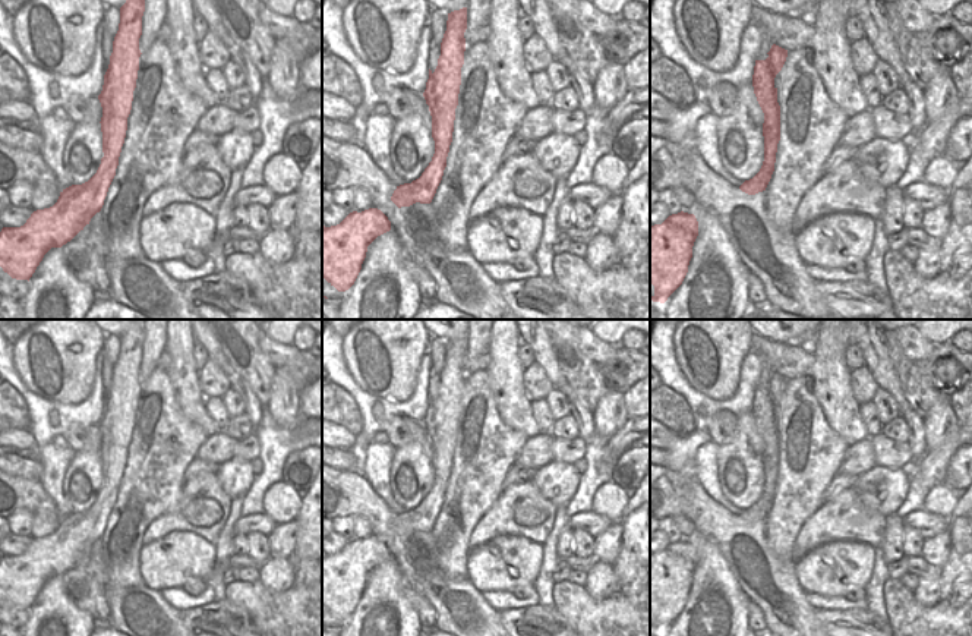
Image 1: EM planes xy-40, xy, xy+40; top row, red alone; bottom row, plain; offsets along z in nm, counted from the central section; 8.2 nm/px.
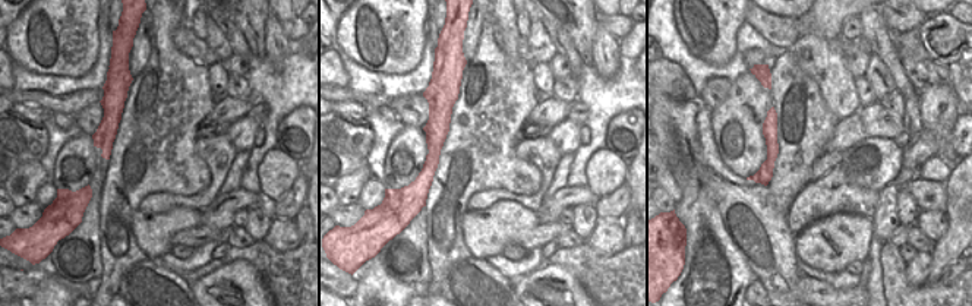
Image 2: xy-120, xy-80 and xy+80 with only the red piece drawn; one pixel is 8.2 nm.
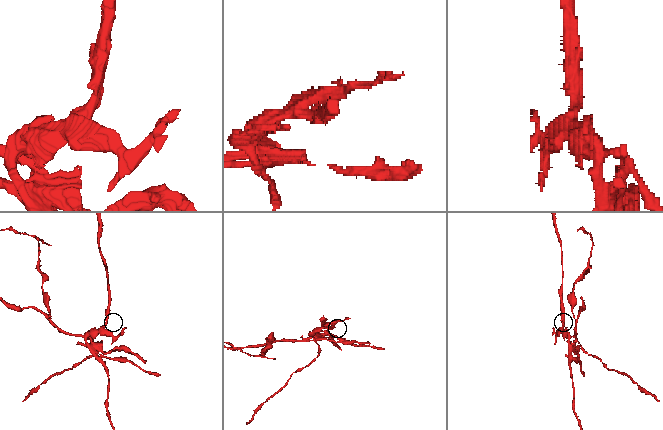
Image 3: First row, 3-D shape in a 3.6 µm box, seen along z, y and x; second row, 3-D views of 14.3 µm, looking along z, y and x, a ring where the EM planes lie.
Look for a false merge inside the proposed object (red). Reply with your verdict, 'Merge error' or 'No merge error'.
Merge error

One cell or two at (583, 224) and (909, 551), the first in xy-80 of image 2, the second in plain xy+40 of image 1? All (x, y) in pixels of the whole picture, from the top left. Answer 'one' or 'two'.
one

